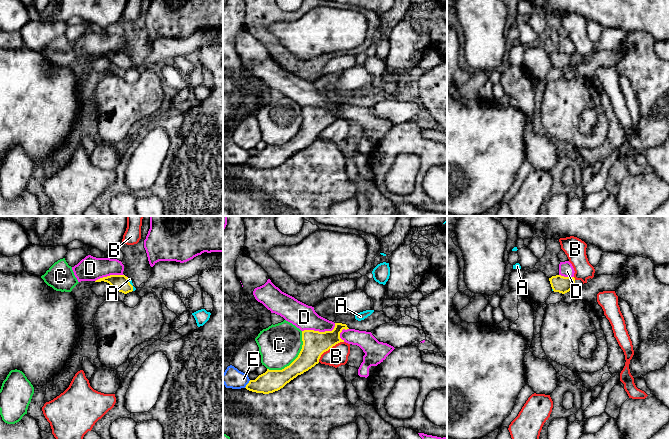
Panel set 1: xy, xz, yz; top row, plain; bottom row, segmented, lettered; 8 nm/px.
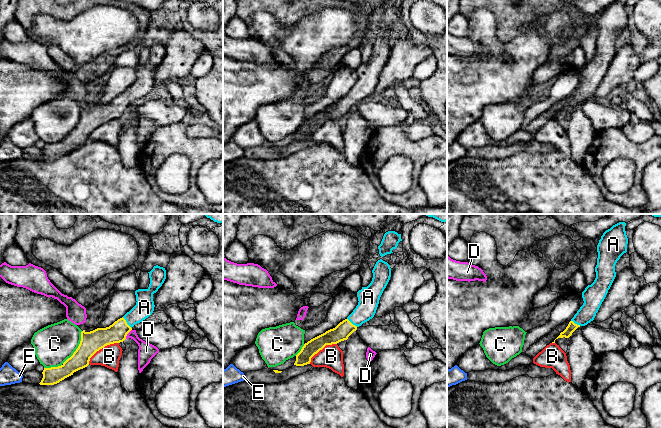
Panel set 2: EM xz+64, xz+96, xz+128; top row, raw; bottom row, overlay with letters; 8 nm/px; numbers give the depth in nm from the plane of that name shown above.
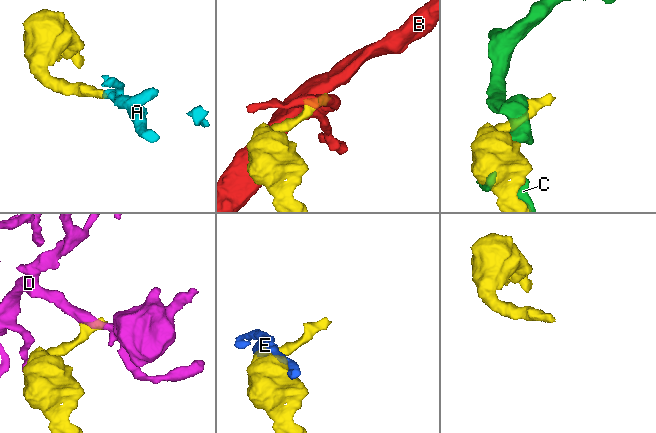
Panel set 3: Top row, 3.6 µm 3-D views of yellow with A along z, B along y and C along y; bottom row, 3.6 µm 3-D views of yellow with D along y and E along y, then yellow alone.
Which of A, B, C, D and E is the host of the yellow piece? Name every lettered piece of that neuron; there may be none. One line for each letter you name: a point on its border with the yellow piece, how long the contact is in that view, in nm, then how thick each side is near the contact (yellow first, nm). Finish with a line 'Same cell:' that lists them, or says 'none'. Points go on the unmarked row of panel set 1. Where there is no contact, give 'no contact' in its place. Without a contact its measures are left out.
A: meets yellow in xy at (130, 60); contact 120 nm long; 130 nm thick on the yellow side, 20 nm on the other
Same cell: A

